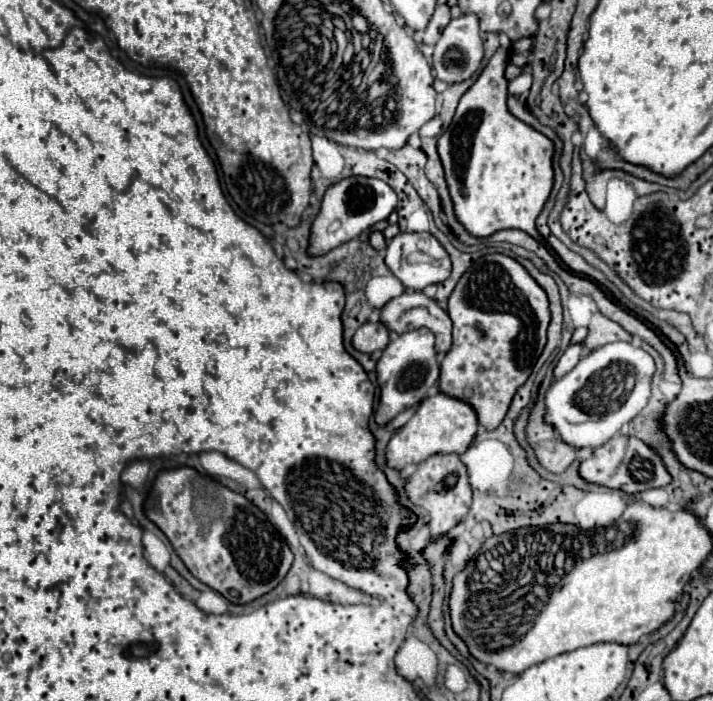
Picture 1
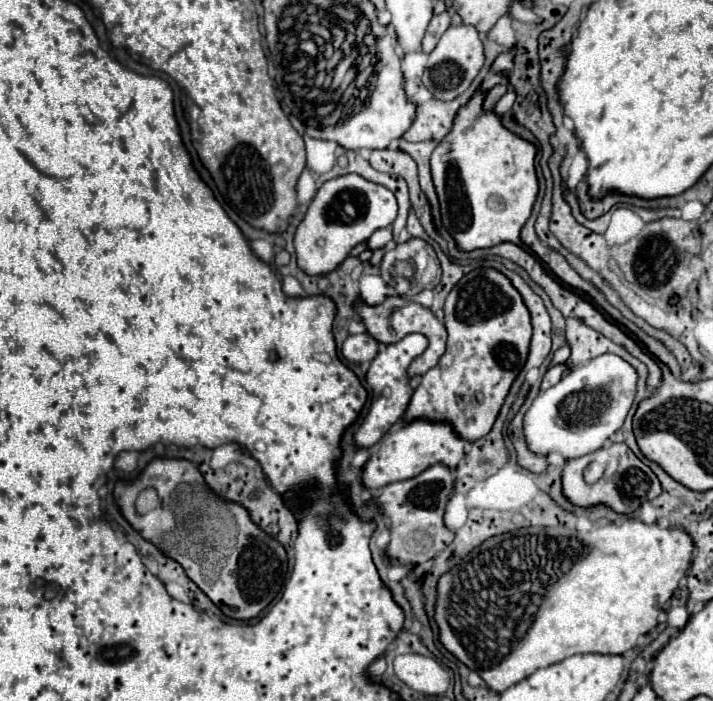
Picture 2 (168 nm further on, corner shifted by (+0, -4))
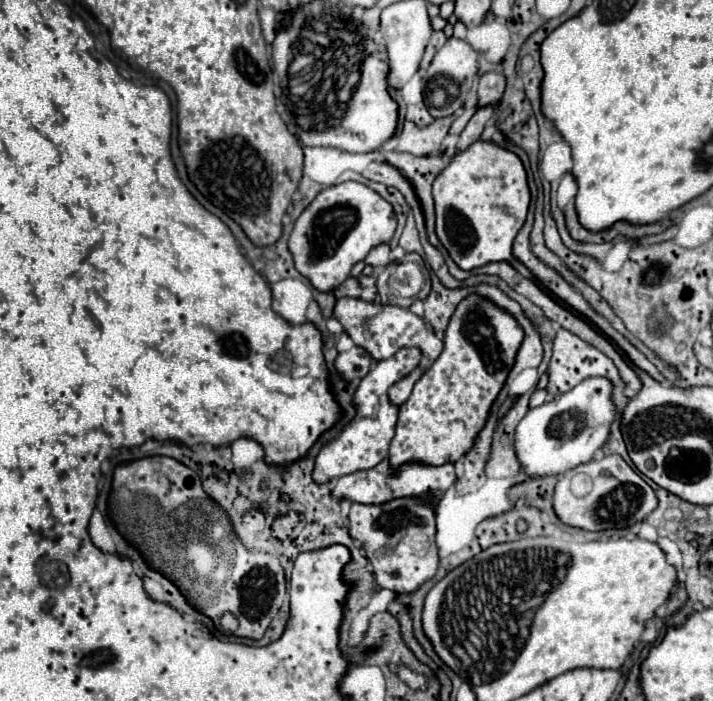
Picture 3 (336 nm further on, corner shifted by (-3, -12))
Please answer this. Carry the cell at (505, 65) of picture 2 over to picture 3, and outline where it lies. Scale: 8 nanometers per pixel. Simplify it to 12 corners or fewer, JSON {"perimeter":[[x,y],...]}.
{"perimeter":[[487,72],[479,78],[479,106],[497,104],[505,76]]}

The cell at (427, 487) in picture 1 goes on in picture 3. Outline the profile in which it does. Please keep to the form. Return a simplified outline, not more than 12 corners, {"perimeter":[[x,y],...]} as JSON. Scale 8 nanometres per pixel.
{"perimeter":[[429,498],[353,504],[375,580],[415,592],[439,566]]}

